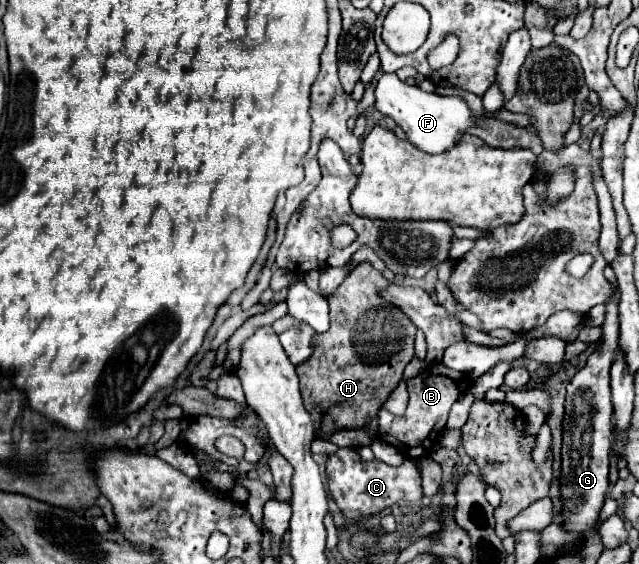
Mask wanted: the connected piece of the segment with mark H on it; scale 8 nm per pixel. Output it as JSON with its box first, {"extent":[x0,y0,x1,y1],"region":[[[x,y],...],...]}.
{"extent":[296,262,416,438],"region":[[[362,262],[344,278],[338,290],[326,298],[330,306],[330,330],[314,334],[312,356],[296,366],[304,406],[316,422],[316,438],[326,438],[328,434],[344,428],[362,428],[366,424],[366,416],[374,416],[380,404],[398,386],[404,366],[414,356],[416,326],[392,304],[384,306],[386,302],[378,296],[378,290],[386,288],[386,284],[388,280],[380,270],[370,262]]]}

